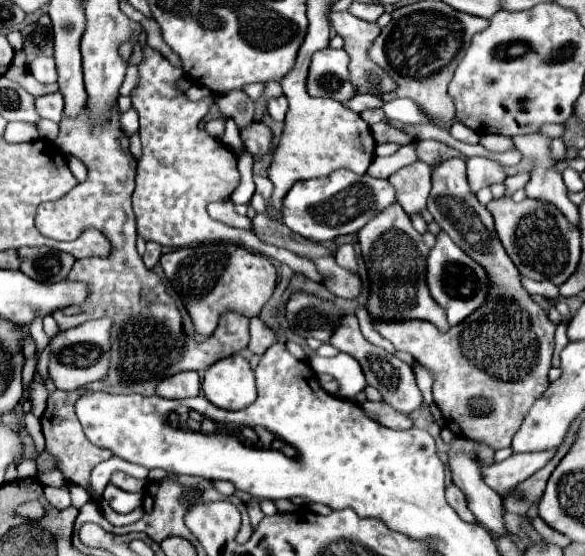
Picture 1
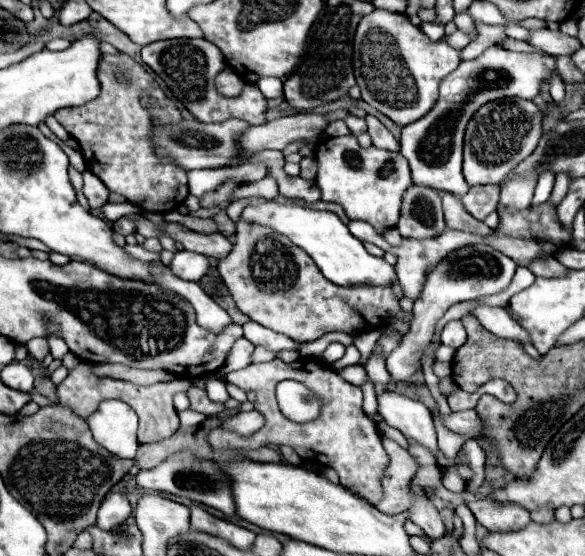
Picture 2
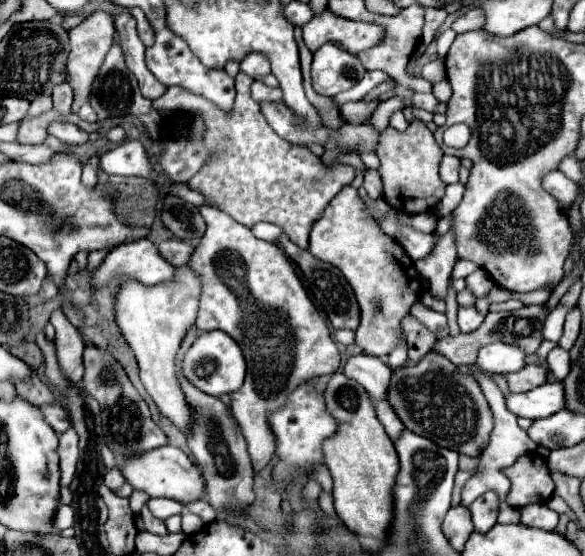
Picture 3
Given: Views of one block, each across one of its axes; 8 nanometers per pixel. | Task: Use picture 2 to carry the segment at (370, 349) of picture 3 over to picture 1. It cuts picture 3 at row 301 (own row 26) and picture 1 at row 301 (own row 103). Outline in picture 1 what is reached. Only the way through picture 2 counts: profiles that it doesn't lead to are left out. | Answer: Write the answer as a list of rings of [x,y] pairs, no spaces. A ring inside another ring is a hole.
[[[392,204],[378,216],[374,216],[360,232],[358,244],[370,278],[370,294],[366,310],[376,320],[428,320],[440,332],[448,332],[450,324],[444,316],[444,308],[432,300],[426,284],[426,258],[428,246],[414,230],[400,204]]]

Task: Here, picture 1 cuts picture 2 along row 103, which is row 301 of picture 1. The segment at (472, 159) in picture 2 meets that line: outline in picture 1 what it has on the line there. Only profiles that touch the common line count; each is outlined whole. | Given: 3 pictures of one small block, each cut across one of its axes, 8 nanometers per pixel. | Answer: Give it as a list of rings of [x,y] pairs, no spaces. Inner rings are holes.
[[[450,158],[432,168],[428,212],[434,216],[434,222],[490,274],[492,288],[488,304],[448,332],[440,332],[434,324],[424,320],[372,320],[372,324],[396,350],[412,354],[414,360],[434,372],[434,402],[442,410],[446,428],[456,436],[486,442],[494,450],[508,448],[532,404],[548,390],[556,324],[522,288],[520,272],[496,236],[492,214],[478,204],[468,188],[464,160]]]

